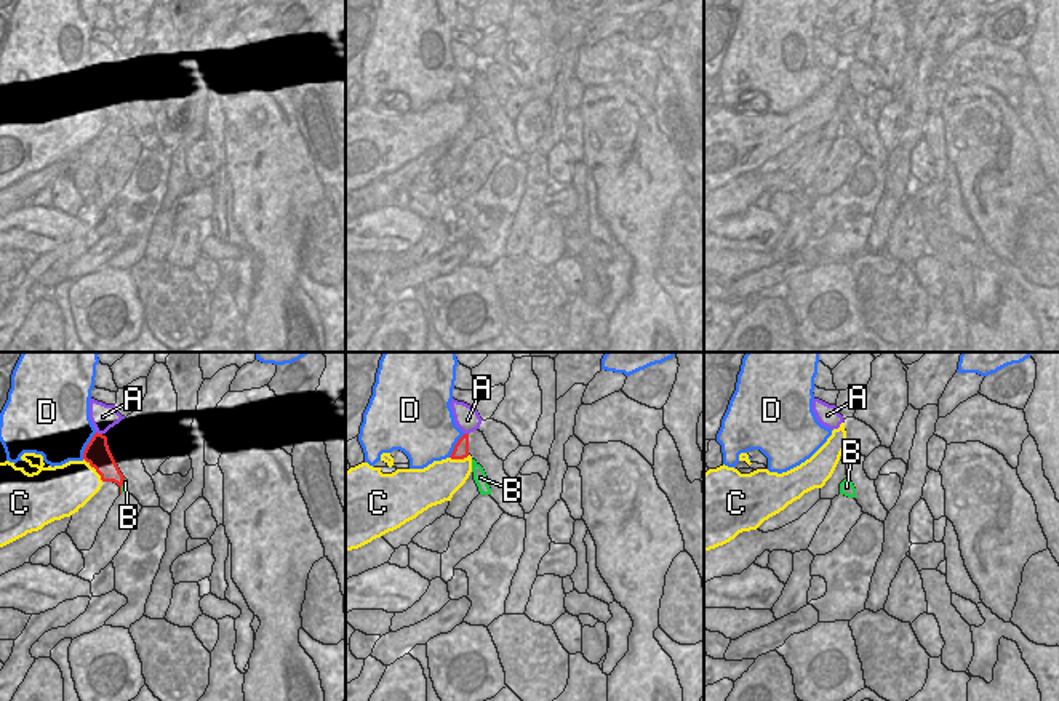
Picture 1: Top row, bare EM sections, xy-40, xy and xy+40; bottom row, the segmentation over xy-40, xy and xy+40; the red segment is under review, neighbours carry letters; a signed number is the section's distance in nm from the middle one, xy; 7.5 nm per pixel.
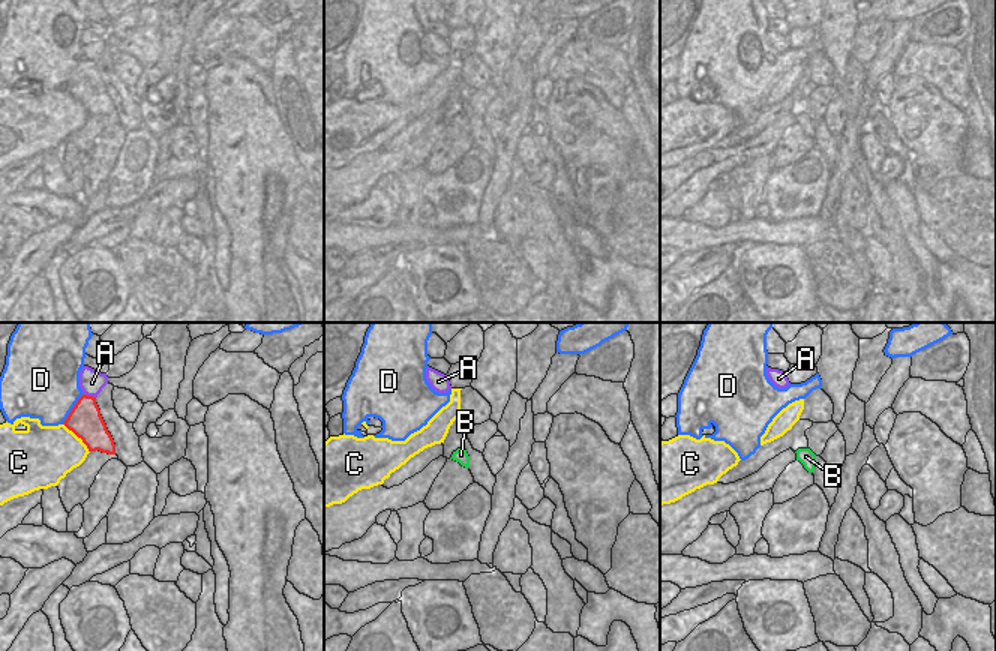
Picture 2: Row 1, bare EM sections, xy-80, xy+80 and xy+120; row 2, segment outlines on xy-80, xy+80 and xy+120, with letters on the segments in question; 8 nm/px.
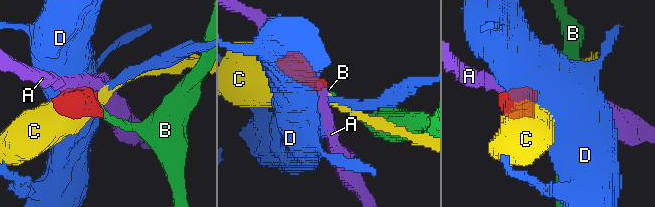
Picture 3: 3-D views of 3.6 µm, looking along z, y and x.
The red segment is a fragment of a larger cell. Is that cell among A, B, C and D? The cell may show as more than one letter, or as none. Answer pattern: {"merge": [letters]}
{"merge": ["B"]}

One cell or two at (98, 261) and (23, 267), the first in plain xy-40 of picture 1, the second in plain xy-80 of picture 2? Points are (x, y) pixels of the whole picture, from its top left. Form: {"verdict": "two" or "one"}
{"verdict": "two"}

